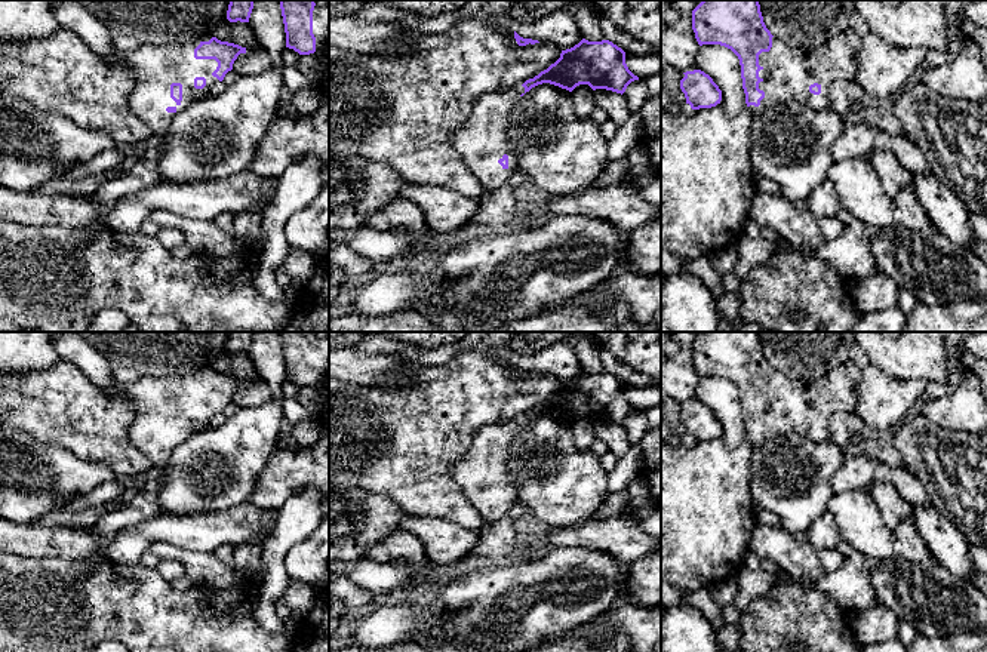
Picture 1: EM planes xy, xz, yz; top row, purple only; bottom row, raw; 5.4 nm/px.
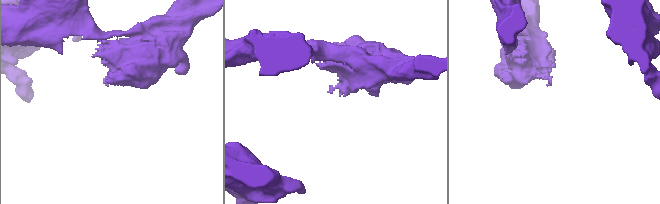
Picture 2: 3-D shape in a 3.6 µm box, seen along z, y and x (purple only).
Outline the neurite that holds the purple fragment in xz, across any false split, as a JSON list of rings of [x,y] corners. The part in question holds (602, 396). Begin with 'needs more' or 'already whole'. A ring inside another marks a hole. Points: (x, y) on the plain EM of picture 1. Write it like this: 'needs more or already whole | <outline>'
needs more | [[[582,370],[571,381],[562,382],[560,390],[547,402],[522,418],[501,424],[486,424],[473,434],[461,458],[452,465],[452,477],[462,489],[467,499],[476,507],[486,523],[507,516],[516,502],[519,486],[513,482],[507,468],[507,453],[514,436],[532,419],[550,415],[572,424],[579,416],[588,416],[593,422],[606,421],[624,425],[627,418],[639,412],[625,396],[625,384],[609,372],[588,373]]]

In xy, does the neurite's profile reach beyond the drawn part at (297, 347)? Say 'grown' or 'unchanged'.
grown

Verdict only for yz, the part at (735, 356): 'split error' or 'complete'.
split error

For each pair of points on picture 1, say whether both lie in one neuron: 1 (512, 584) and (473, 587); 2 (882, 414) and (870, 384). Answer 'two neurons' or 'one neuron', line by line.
1: one neuron
2: one neuron

